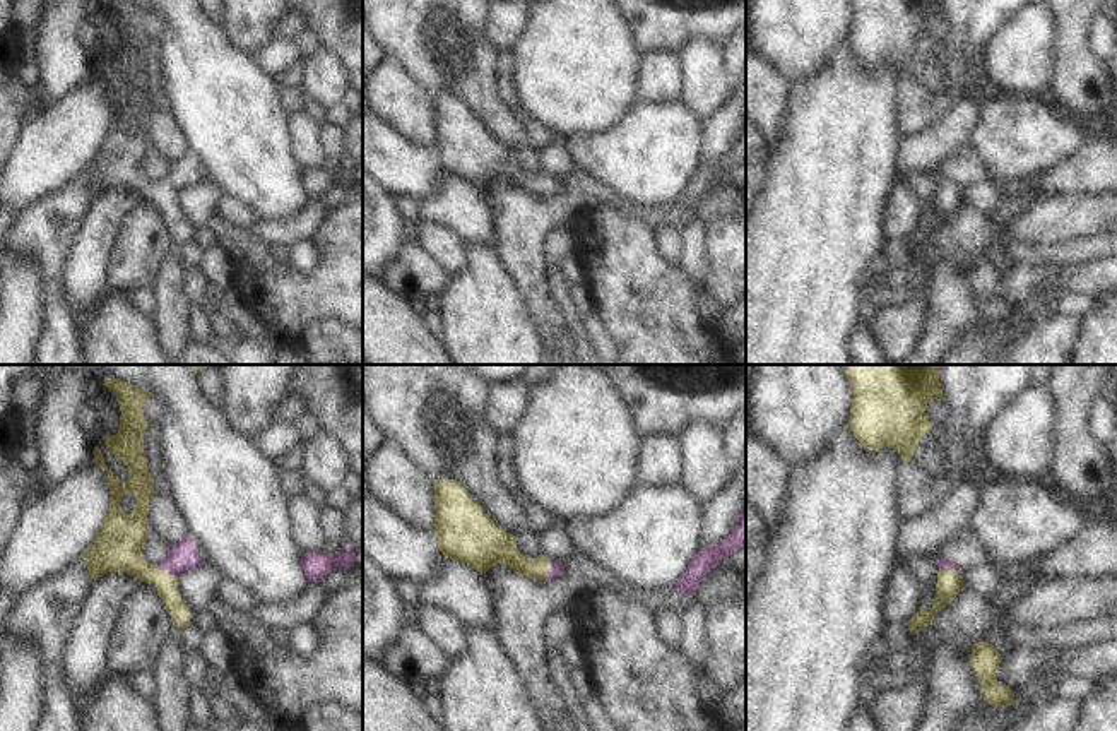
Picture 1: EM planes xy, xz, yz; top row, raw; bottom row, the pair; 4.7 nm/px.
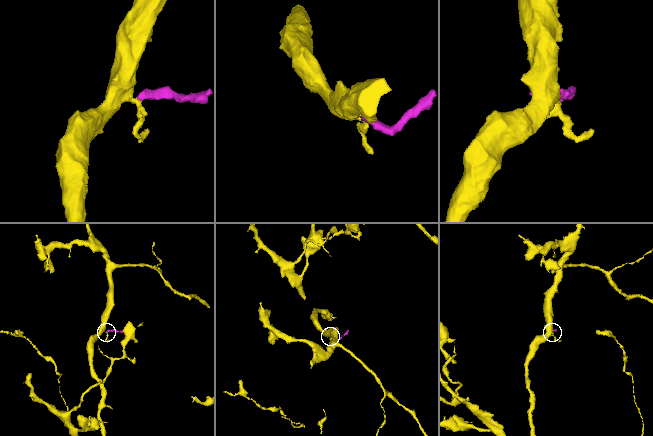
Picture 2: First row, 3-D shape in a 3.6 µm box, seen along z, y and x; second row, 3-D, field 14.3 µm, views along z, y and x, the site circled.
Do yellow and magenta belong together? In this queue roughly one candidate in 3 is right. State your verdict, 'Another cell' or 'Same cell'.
Same cell

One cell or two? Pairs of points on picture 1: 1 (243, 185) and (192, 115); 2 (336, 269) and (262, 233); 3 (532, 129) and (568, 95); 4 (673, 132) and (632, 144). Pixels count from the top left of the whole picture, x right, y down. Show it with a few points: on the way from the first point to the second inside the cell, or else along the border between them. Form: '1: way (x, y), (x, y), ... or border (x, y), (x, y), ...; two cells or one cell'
1: way (243, 168), (209, 132); one cell
2: border (243, 230), (267, 247); two cells
3: border (515, 89), (515, 103), (563, 141); two cells
4: way (662, 142), (642, 144); one cell

